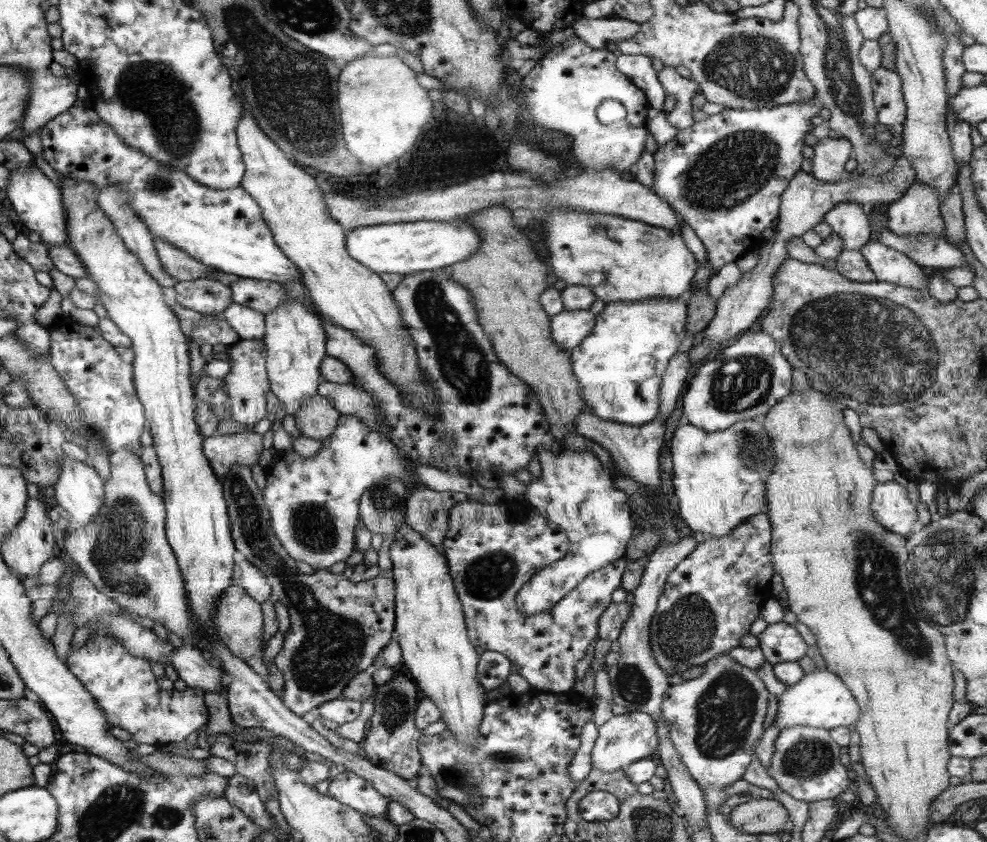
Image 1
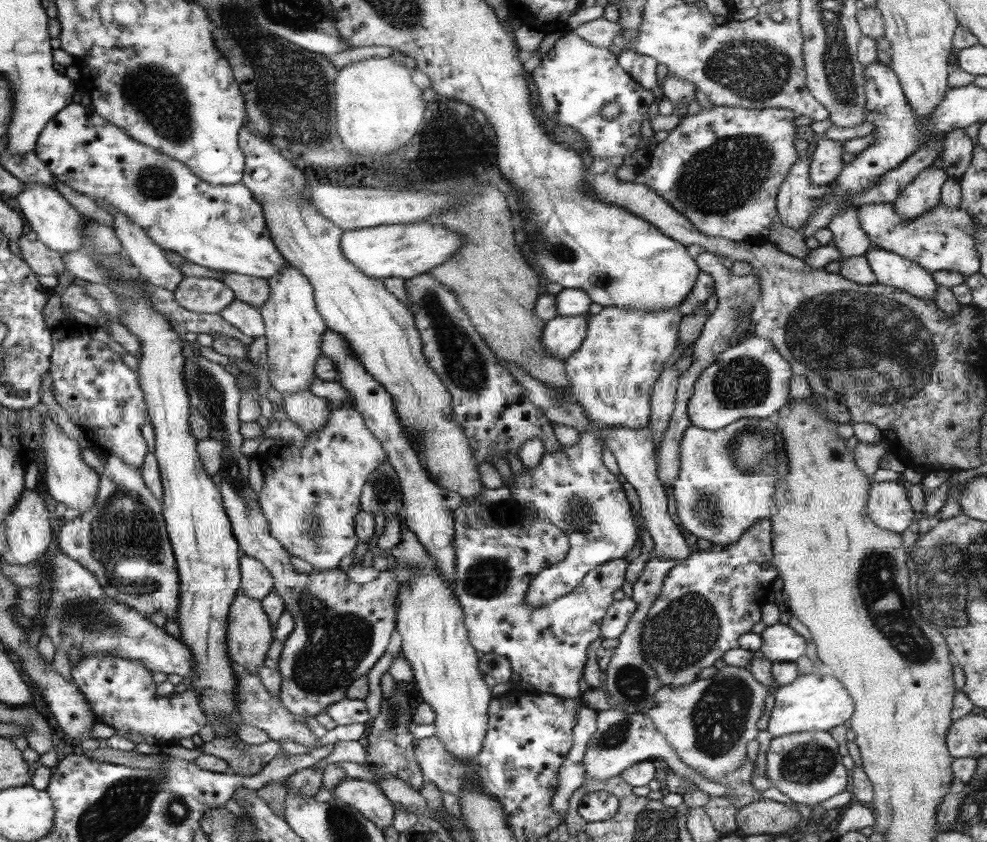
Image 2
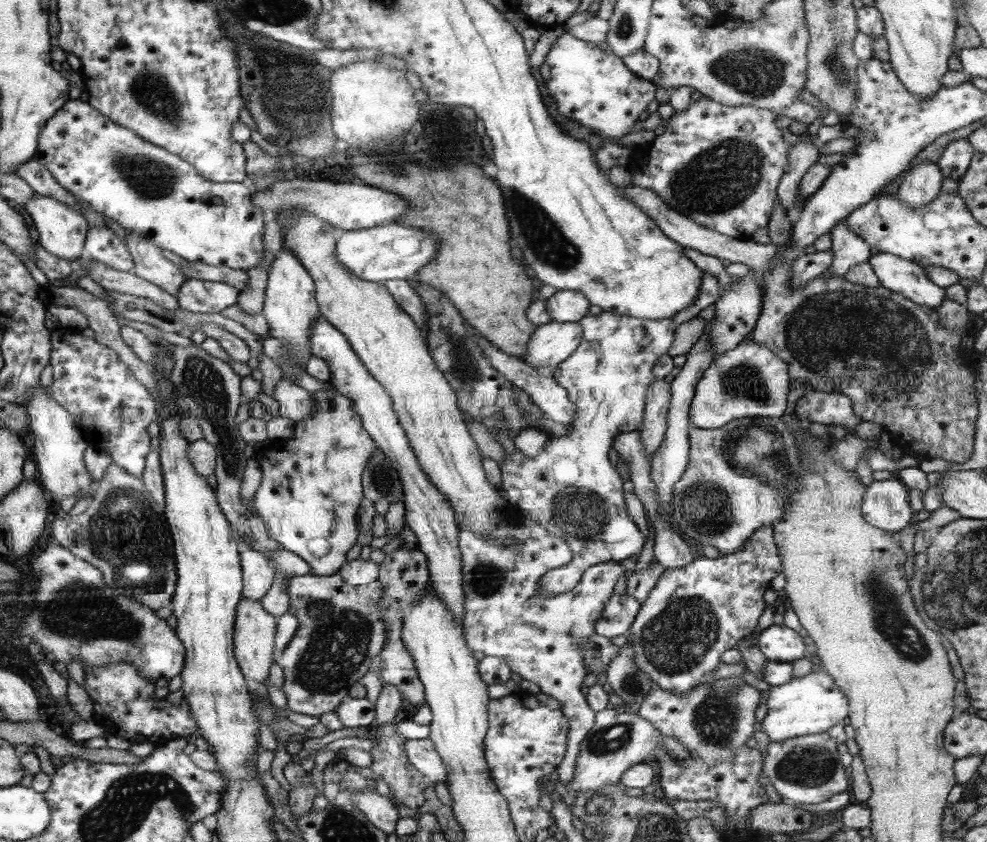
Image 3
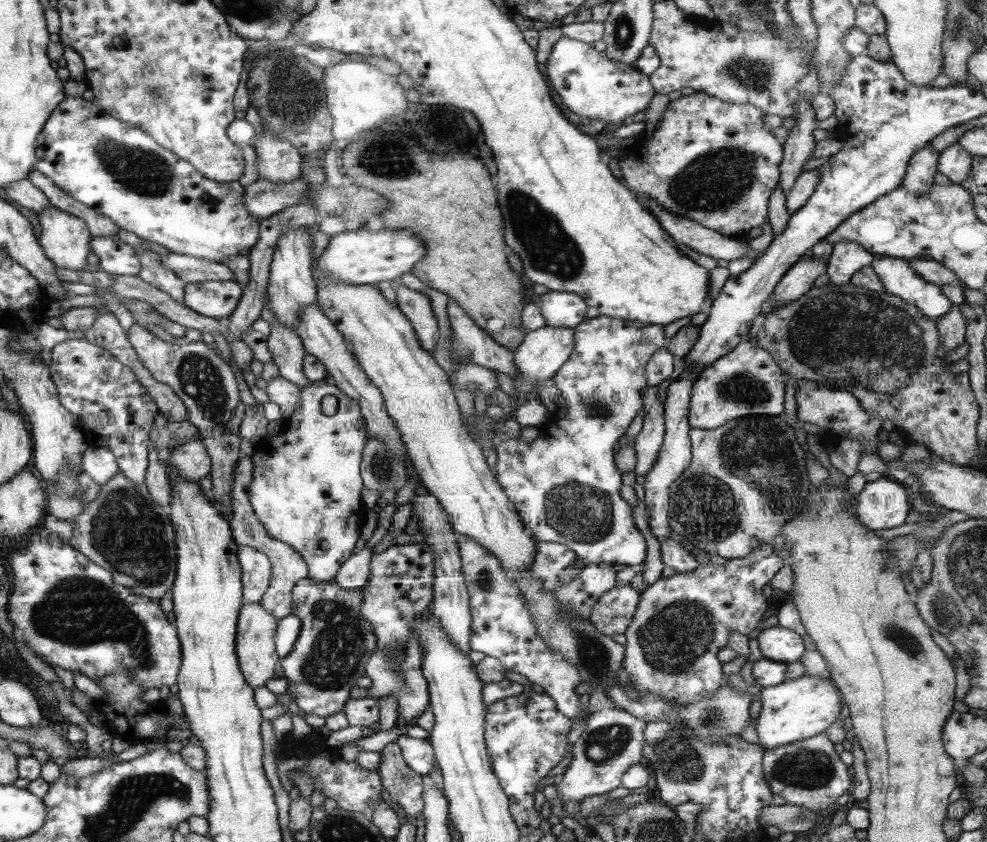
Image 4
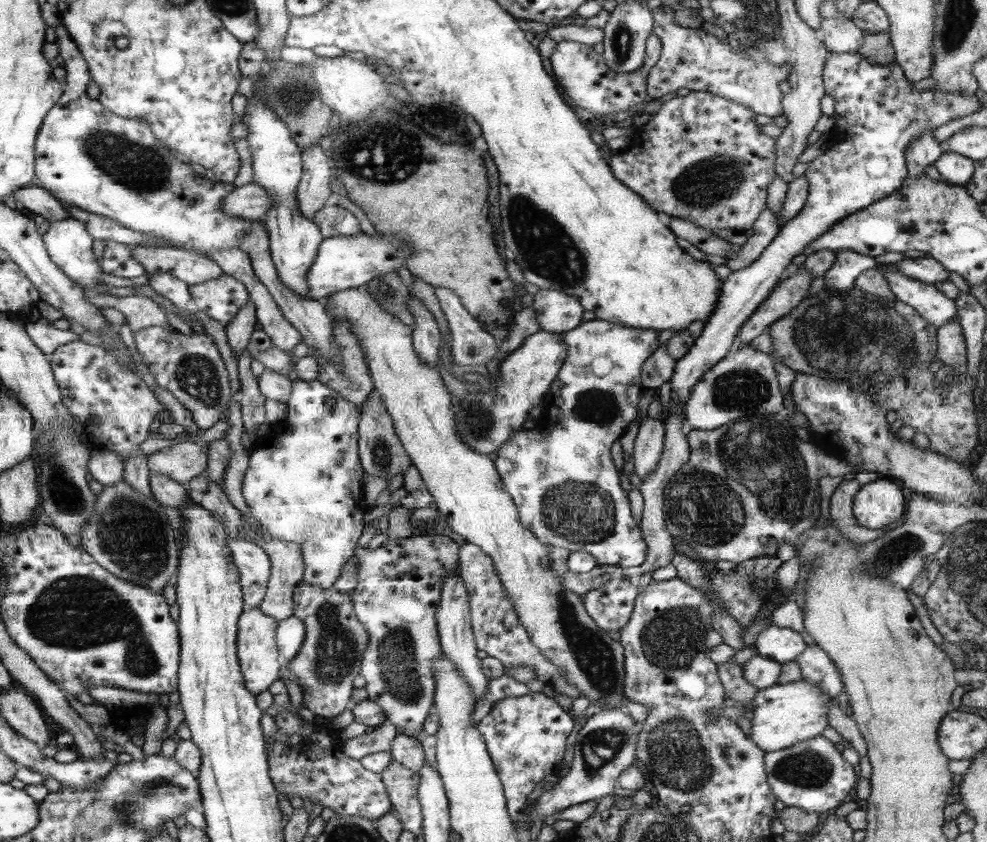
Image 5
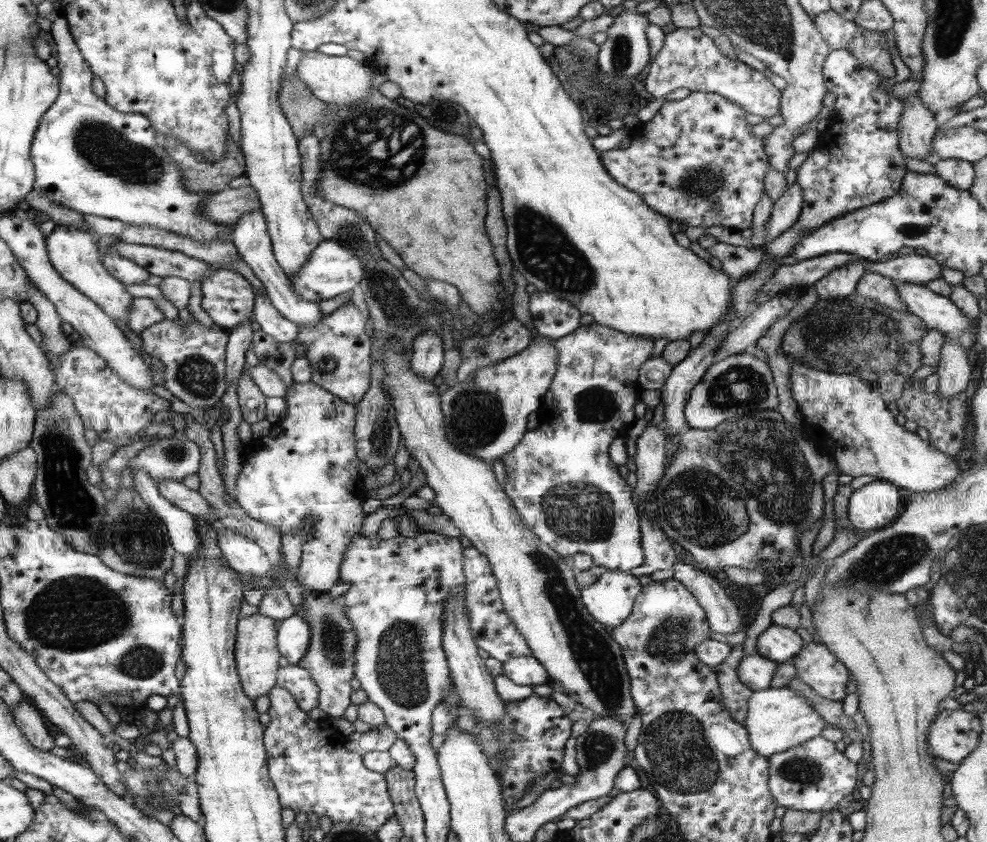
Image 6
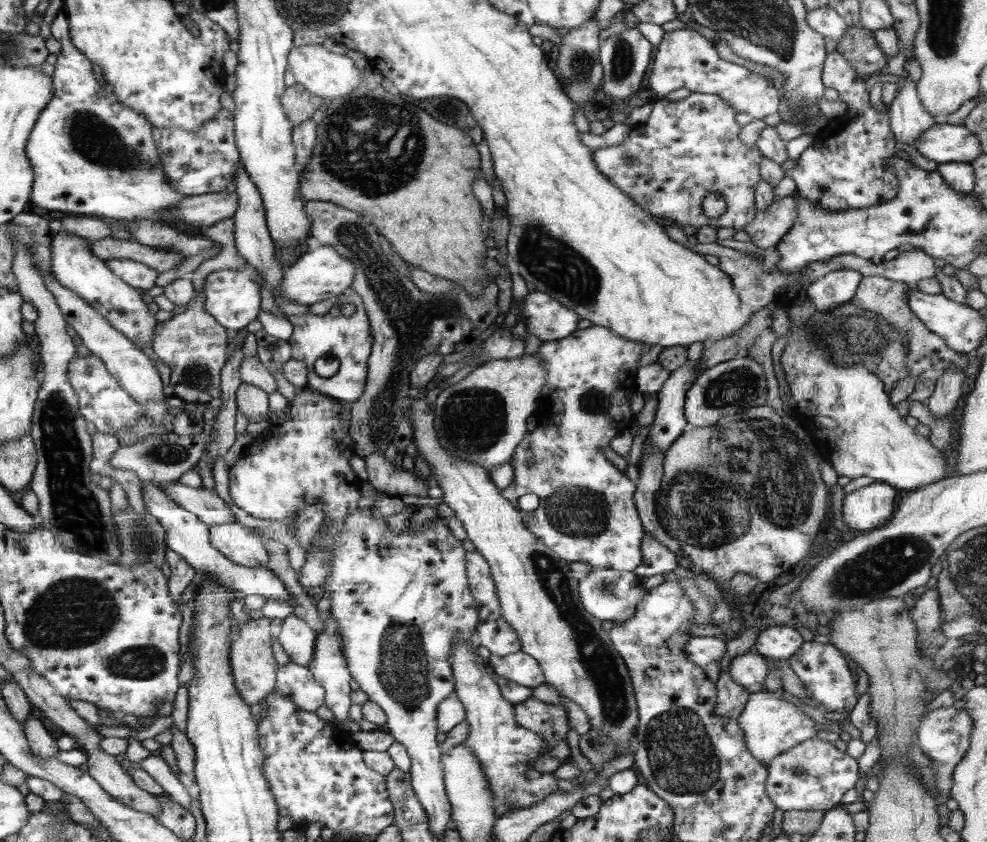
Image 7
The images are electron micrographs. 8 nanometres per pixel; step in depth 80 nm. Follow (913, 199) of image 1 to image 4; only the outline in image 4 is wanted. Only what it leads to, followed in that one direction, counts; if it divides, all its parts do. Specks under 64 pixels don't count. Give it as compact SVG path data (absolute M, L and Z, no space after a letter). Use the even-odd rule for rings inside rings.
M931 144L917 150L909 160L902 187L910 194L928 193L936 182L937 160L940 152L936 152Z

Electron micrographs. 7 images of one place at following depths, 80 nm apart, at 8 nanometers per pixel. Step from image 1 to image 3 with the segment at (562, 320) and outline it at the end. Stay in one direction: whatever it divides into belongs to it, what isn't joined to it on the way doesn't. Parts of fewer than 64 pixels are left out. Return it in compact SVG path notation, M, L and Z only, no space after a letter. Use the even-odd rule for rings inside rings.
M551 320L536 327L521 359L533 369L550 370L564 362L578 348L581 340L579 322Z

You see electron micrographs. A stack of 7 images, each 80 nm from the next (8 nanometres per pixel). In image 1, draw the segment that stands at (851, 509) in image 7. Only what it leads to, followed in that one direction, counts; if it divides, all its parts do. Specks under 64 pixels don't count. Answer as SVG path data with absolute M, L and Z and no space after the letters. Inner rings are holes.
M894 480L877 483L871 509L874 519L893 534L908 537L918 527L916 507L908 499L906 487Z

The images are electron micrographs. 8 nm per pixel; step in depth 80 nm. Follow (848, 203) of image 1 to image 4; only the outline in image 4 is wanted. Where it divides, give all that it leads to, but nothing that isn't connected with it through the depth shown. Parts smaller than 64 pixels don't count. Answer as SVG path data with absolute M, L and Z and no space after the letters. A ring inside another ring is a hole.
M852 241L837 242L827 260L829 282L835 285L848 283L853 272L871 264L874 254L861 244Z

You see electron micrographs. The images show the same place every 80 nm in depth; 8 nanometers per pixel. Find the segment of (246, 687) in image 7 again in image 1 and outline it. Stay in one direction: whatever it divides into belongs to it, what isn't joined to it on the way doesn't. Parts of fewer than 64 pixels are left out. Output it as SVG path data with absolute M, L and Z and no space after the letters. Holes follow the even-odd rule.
M237 578L232 580L232 586L226 590L221 599L217 600L217 612L213 616L213 628L218 638L234 653L234 656L247 662L250 656L260 656L264 648L262 640L263 612L261 603L242 588Z

